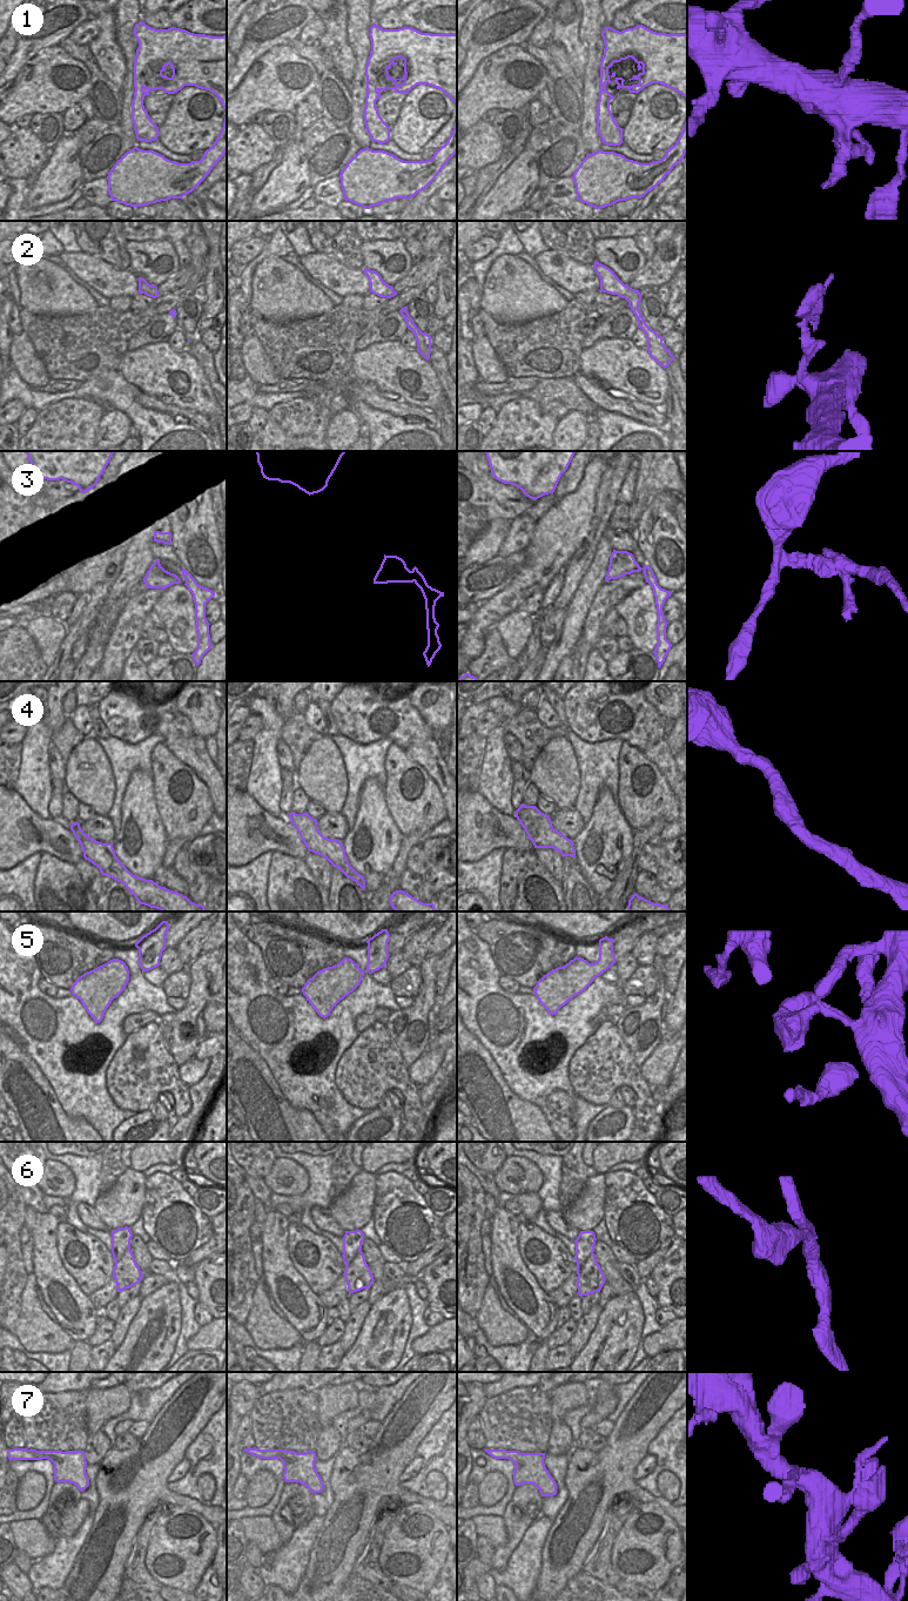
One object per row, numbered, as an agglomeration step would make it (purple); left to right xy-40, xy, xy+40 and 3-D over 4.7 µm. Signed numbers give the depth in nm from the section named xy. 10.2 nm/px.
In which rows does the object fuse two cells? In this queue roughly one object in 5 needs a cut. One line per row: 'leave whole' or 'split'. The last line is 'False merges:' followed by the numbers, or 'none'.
1: leave whole
2: split
3: leave whole
4: leave whole
5: leave whole
6: split
7: leave whole
False merges: 2, 6

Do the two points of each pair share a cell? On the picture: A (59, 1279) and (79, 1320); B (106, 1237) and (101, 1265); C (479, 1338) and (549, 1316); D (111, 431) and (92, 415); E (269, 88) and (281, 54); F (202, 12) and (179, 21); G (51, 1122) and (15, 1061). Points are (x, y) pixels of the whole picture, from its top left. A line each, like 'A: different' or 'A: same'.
A: same
B: different
C: different
D: different
E: same
F: same
G: same

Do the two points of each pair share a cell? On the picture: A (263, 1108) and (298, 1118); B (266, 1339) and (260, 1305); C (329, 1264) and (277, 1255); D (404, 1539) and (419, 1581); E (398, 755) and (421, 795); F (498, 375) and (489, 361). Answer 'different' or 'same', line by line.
A: same
B: same
C: different
D: same
E: same
F: same

